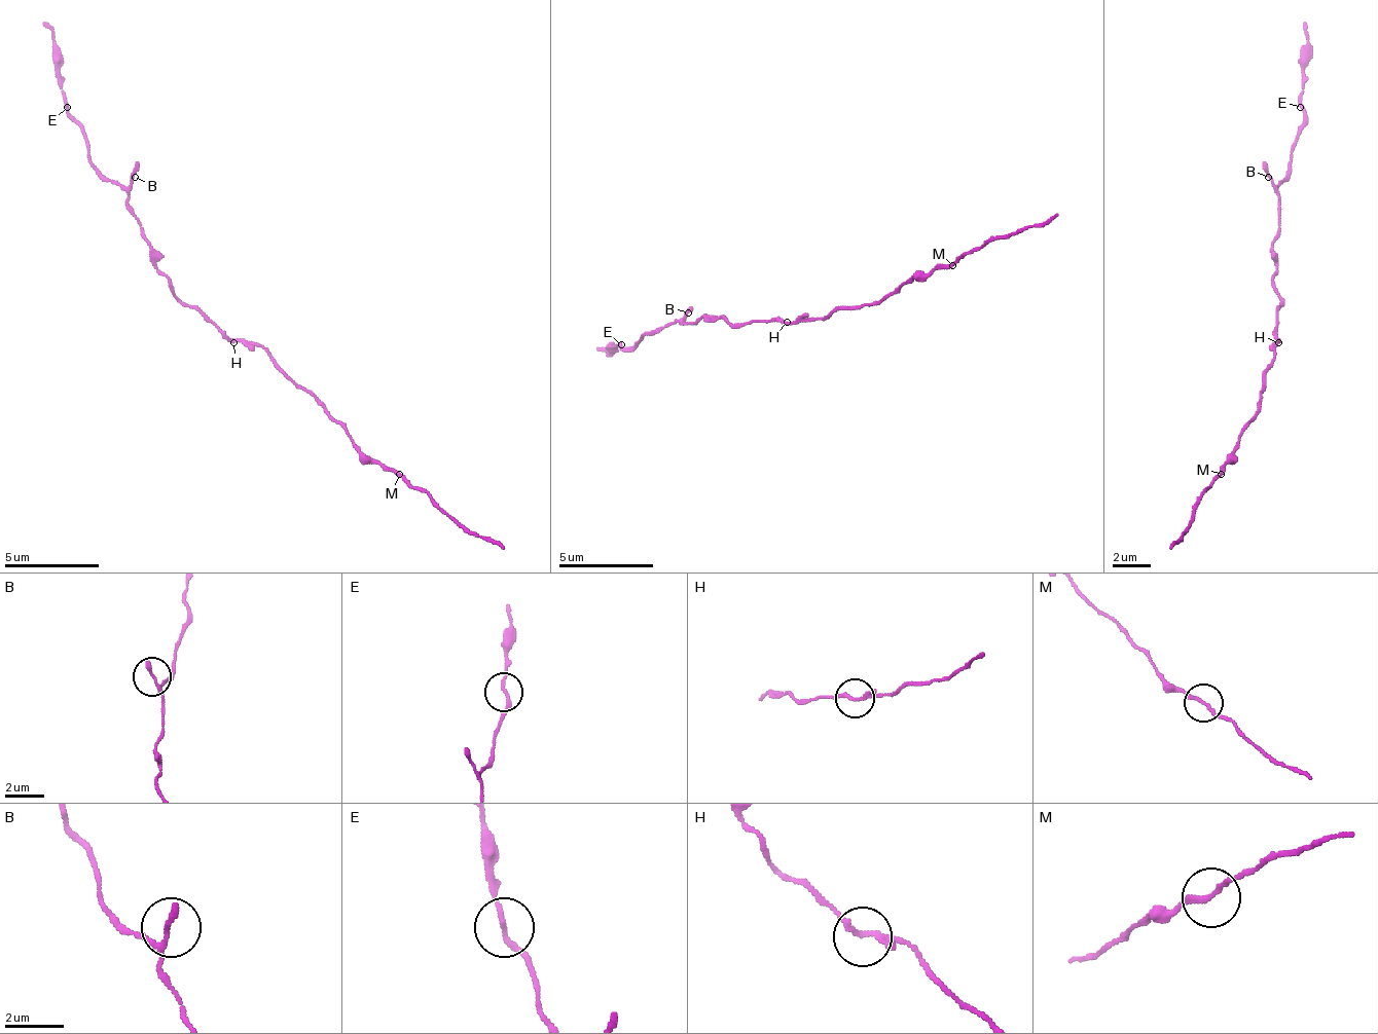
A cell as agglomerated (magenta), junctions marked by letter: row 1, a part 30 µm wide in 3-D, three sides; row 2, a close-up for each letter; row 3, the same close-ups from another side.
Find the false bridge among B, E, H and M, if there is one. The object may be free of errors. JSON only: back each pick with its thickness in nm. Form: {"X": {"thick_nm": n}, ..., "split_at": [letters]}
{"split_at": []}

